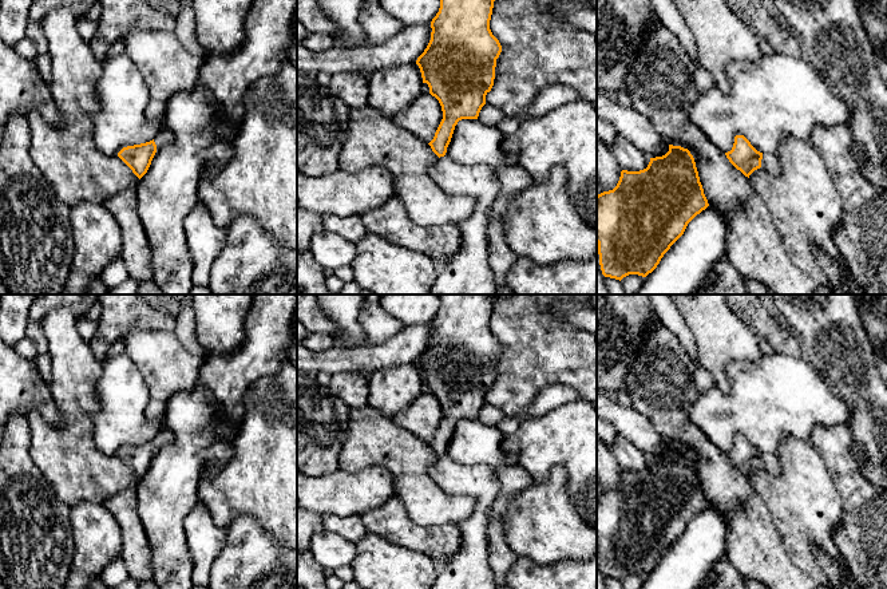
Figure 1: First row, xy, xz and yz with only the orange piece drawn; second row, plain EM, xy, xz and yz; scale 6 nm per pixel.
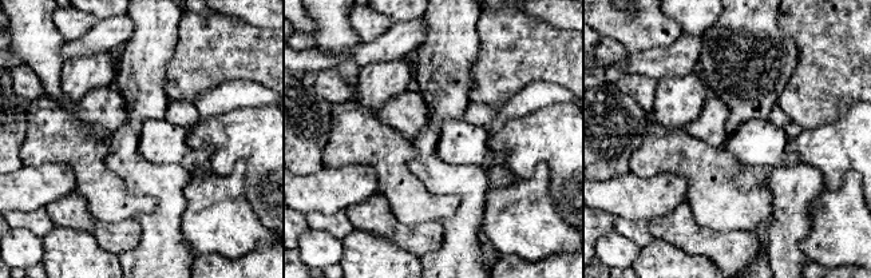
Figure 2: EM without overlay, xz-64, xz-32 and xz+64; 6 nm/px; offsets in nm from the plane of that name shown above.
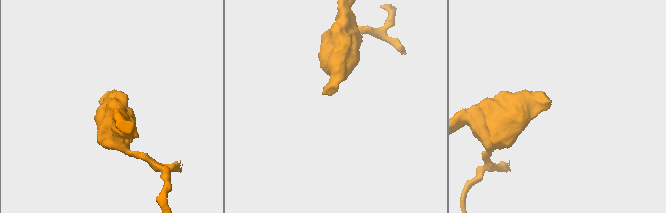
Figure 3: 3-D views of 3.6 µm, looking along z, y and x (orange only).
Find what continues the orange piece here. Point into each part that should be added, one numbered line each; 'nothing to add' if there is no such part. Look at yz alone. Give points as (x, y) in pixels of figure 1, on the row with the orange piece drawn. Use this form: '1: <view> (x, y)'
1: yz (769, 163)

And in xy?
1: xy (165, 137)

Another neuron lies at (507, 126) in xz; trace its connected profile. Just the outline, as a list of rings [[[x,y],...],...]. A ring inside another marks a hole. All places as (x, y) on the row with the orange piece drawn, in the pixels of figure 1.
[[[506,116],[498,126],[496,129],[504,135],[512,135],[514,133],[516,133],[516,130],[519,129],[520,124],[520,119],[519,118],[511,118],[511,116]]]

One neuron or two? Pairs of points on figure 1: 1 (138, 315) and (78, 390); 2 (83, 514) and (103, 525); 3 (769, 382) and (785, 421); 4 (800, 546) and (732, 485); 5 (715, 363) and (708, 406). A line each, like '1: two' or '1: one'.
1: two
2: one
3: one
4: two
5: two

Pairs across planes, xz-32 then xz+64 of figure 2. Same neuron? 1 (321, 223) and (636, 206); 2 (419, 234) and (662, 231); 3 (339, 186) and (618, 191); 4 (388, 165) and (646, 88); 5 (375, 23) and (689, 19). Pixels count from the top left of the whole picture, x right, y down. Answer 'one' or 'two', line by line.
1: two
2: one
3: one
4: two
5: two

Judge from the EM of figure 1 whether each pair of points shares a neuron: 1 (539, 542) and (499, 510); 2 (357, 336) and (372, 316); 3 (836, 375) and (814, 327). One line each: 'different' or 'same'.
1: different
2: different
3: same

